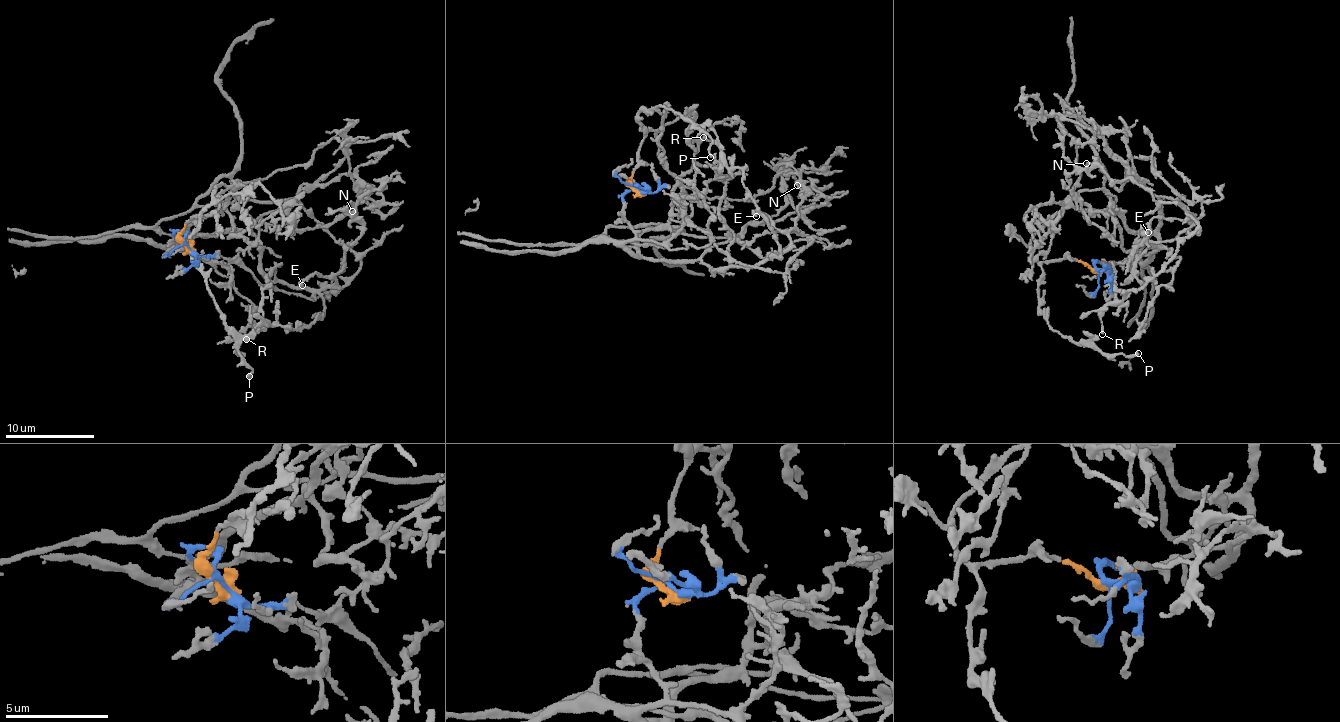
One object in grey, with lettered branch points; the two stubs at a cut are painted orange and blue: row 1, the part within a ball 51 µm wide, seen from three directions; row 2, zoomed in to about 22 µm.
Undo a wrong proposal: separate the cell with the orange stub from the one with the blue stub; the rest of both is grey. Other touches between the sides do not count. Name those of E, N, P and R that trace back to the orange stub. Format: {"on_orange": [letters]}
{"on_orange": ["P"]}

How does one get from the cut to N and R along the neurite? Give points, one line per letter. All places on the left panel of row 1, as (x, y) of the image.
N: (188, 246), (174, 233), (182, 250), (246, 231), (273, 281), (320, 289), (360, 232), (352, 210)
R: (188, 246), (174, 233), (182, 250), (246, 231), (273, 281), (318, 295), (314, 322), (246, 339)

